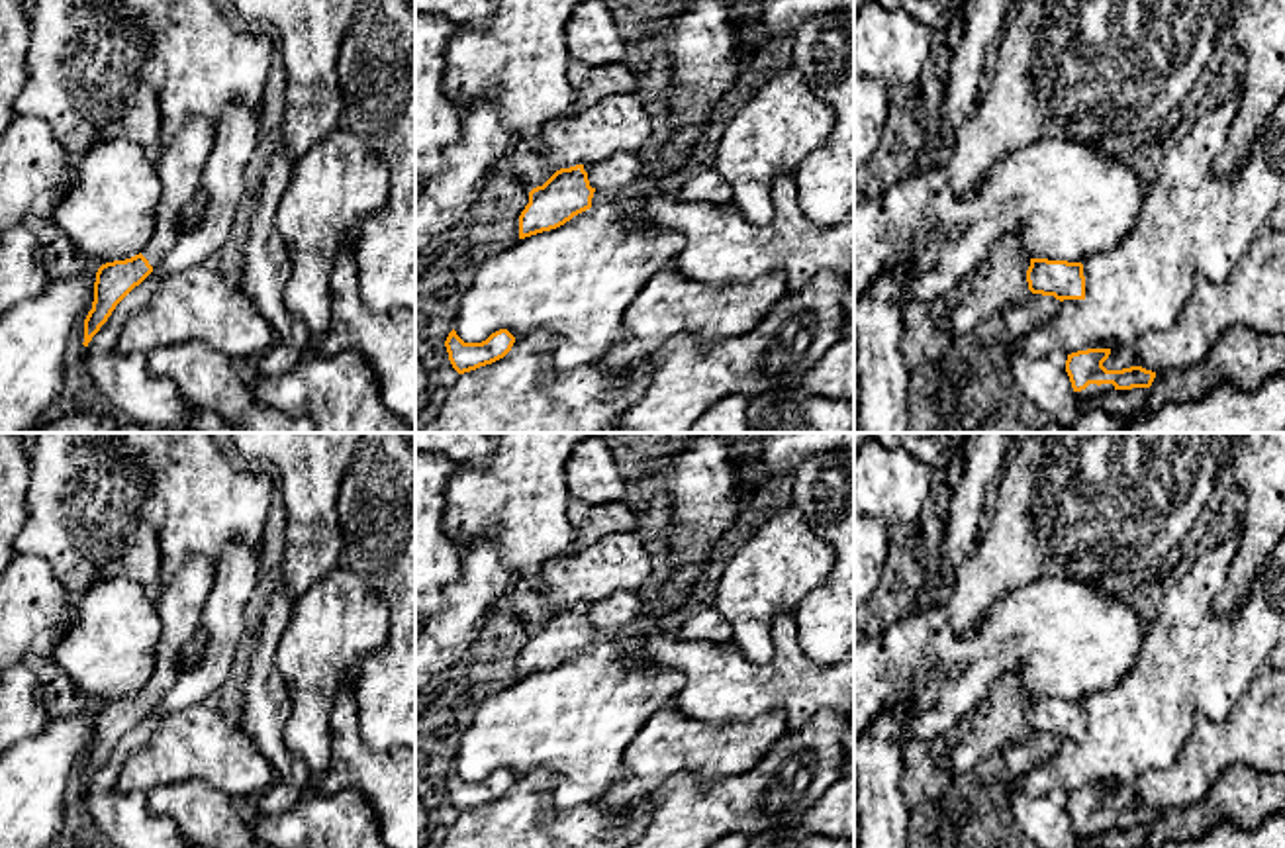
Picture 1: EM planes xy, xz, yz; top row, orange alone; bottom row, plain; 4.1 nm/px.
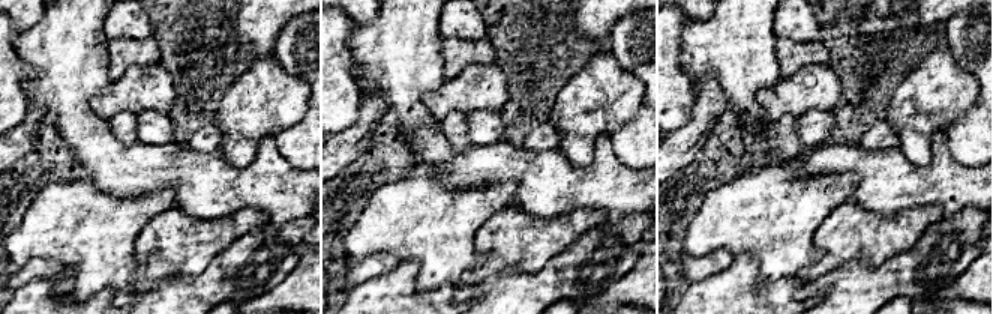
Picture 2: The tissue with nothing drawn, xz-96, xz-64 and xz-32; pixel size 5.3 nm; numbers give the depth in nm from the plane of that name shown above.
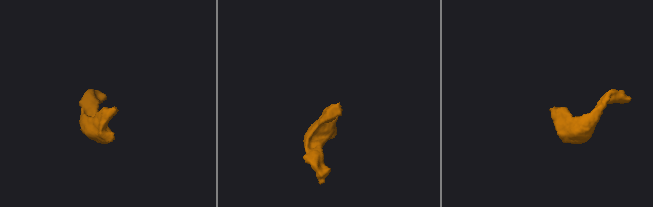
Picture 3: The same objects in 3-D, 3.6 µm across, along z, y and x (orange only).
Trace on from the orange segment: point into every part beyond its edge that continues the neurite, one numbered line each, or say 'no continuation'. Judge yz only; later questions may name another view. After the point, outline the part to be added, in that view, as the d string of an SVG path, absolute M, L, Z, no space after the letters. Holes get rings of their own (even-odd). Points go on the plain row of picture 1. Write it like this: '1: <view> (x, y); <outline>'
1: yz (1086, 833); M1089 823L1085 828L1075 830L1075 834L1083 842L1083 840L1089 840L1095 832L1105 830L1105 828L1115 828L1115 824L1113 823L1101 823L1101 824Z

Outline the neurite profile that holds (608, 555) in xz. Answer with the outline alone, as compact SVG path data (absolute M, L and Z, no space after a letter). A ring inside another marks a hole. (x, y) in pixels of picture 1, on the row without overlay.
M570 499L568 519L576 541L568 554L543 564L541 588L511 582L507 615L529 629L543 625L556 609L599 603L617 589L637 593L652 578L652 556L637 535L637 515L625 503L594 505Z

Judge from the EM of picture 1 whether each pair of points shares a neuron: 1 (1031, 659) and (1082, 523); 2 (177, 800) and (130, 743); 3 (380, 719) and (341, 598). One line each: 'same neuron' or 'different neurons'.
1: different neurons
2: different neurons
3: different neurons

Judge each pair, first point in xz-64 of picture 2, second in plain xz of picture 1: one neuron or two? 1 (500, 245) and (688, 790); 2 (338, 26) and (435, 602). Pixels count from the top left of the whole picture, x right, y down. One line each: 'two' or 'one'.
1: two
2: one

